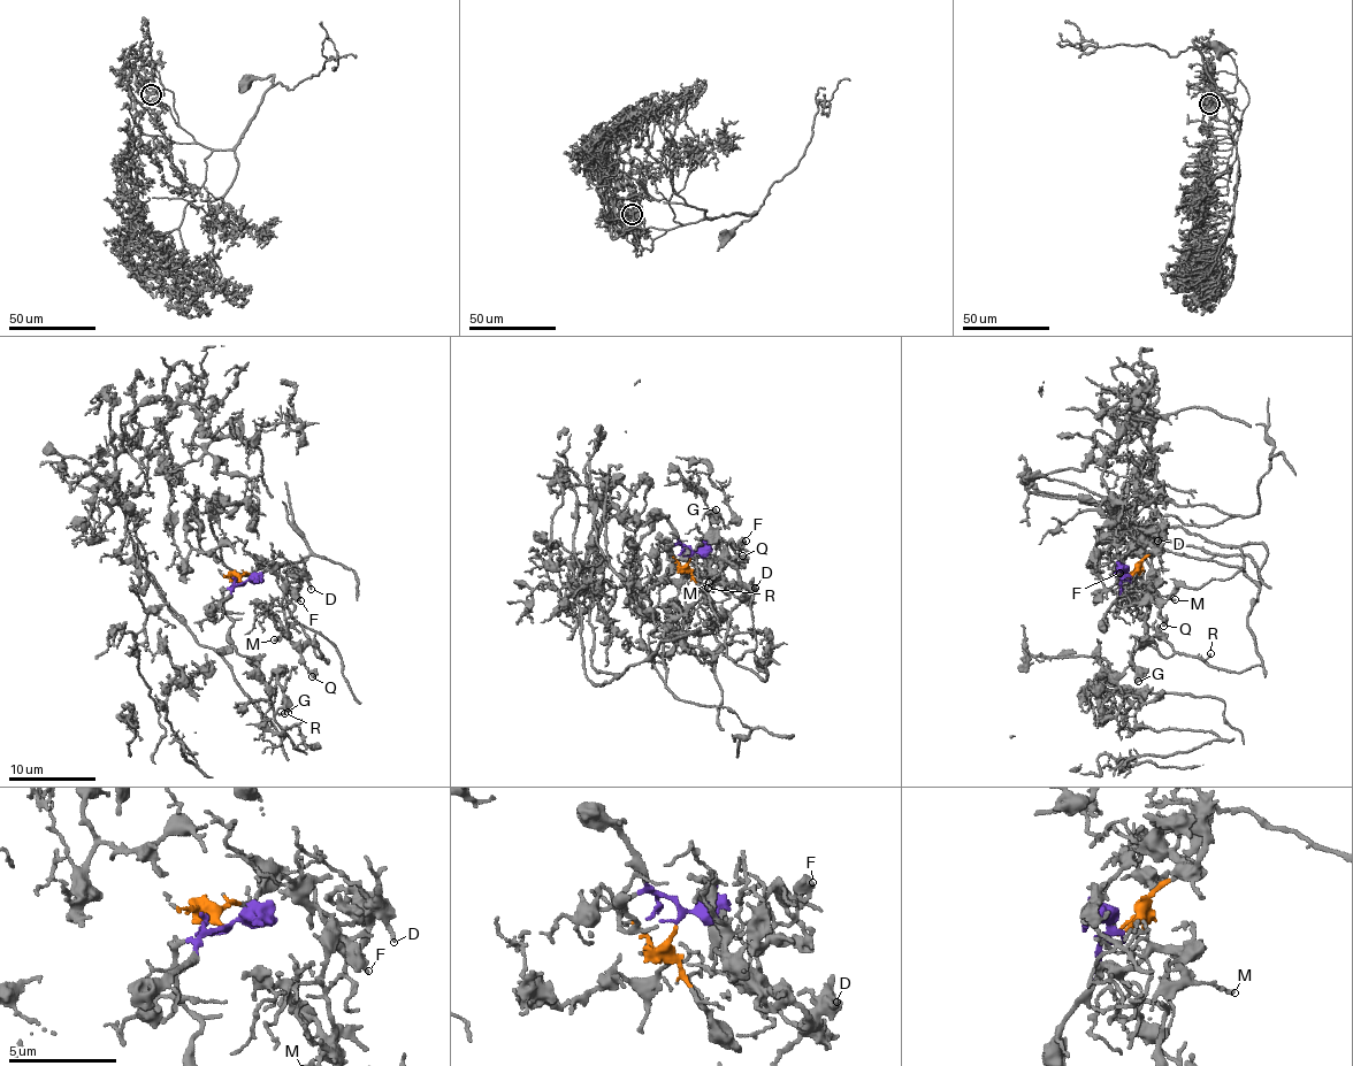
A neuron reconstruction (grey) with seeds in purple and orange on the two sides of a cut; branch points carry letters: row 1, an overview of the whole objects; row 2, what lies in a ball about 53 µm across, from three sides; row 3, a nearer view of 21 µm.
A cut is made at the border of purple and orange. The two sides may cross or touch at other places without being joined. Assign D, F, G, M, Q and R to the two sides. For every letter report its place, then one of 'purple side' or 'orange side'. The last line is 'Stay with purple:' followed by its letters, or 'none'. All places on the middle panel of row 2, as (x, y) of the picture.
D: place (755, 588); orange side
F: place (746, 541); orange side
G: place (716, 510); purple side
M: place (709, 582); orange side
Q: place (742, 555); orange side
R: place (708, 588); purple side
Stay with purple: G, R

